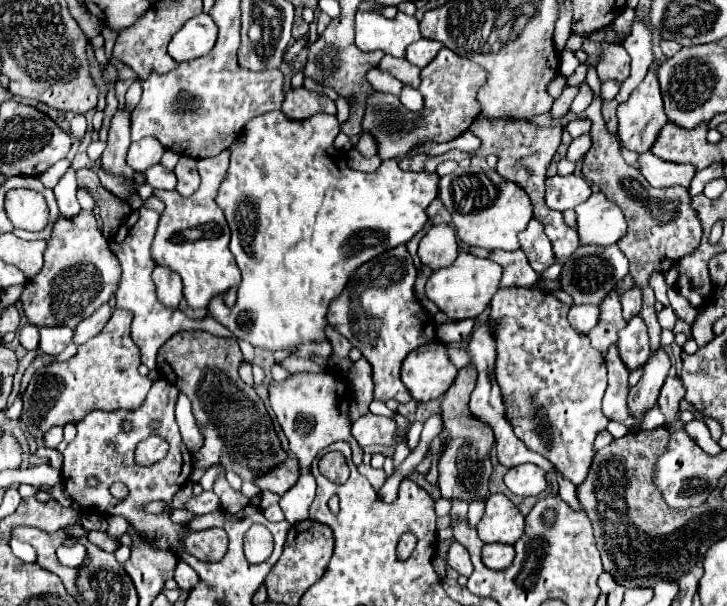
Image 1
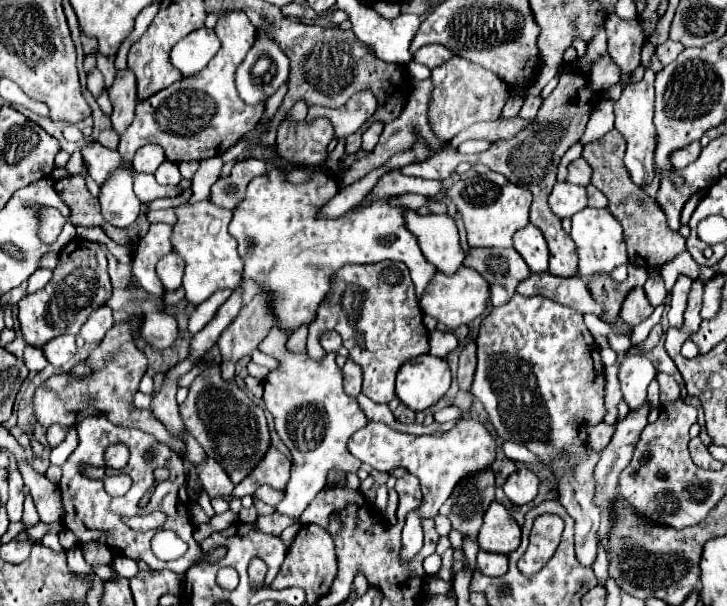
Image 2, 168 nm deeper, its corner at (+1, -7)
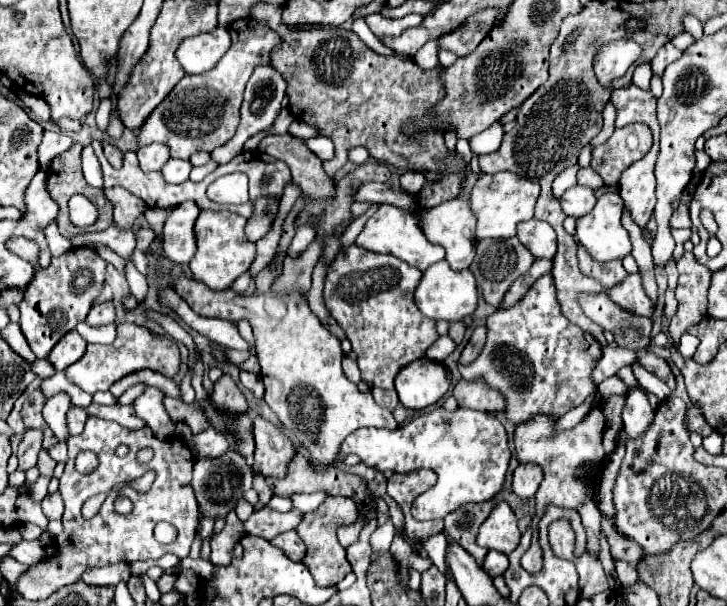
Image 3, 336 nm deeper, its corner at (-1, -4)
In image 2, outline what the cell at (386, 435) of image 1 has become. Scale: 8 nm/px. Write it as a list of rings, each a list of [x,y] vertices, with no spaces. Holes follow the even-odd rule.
[[[461,419],[449,433],[443,437],[431,437],[431,435],[409,435],[391,429],[389,425],[381,421],[369,421],[363,429],[359,429],[349,439],[349,451],[363,463],[371,465],[377,471],[391,471],[395,467],[405,467],[409,473],[413,473],[421,481],[423,501],[417,513],[411,513],[407,517],[407,523],[403,527],[401,535],[401,551],[399,557],[403,563],[411,561],[419,549],[423,547],[423,533],[421,533],[421,517],[435,517],[439,513],[439,507],[443,501],[451,495],[453,487],[463,479],[465,475],[471,475],[479,469],[485,469],[495,459],[495,441],[491,433],[477,421],[465,421]]]

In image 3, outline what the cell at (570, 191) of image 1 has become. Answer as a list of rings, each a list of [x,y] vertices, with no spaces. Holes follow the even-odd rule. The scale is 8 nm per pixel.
[[[573,186],[569,188],[569,192],[565,192],[565,196],[561,198],[561,208],[567,216],[573,218],[581,218],[585,214],[589,214],[595,208],[595,192],[591,188],[585,186]]]

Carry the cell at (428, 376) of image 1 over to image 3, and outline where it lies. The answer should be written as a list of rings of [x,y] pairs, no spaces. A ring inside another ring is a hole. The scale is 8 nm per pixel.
[[[421,358],[401,368],[395,380],[395,390],[405,408],[423,410],[441,400],[449,384],[449,372],[441,362]]]

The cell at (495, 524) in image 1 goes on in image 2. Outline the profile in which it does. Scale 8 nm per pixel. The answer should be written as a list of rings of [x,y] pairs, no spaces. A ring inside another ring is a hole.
[[[493,501],[483,517],[477,541],[483,551],[509,555],[521,543],[521,527],[501,503]]]

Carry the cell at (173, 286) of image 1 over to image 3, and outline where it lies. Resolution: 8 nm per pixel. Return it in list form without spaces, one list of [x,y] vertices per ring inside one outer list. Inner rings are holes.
[[[185,202],[173,208],[169,218],[165,220],[165,226],[161,232],[163,250],[177,264],[187,264],[197,250],[195,232],[193,232],[193,224],[197,216],[199,216],[197,204]]]

